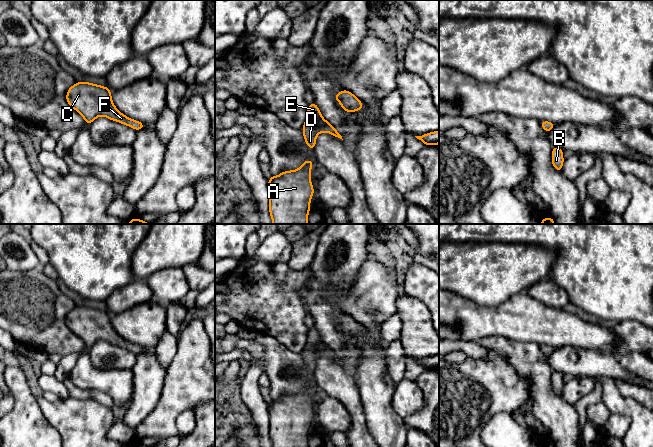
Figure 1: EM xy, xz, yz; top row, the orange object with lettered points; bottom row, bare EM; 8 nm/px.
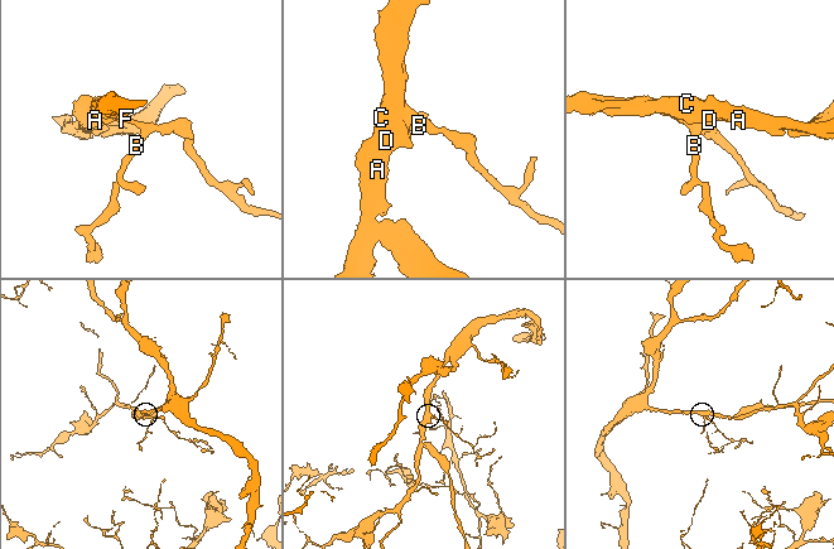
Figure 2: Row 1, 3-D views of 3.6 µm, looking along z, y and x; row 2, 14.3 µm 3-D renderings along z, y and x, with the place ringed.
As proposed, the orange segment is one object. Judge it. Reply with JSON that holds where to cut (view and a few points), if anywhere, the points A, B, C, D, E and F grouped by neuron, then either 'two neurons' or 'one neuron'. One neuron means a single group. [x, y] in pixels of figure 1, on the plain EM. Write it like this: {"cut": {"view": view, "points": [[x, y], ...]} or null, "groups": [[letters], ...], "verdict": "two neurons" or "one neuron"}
{"cut": null, "groups": [["A", "B", "C", "D", "E", "F"]], "verdict": "one neuron"}

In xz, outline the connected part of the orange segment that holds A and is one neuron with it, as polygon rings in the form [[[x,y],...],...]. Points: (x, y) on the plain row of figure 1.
[[[304,384],[298,393],[270,401],[269,437],[272,447],[308,447],[310,425],[314,419],[312,391],[312,384]]]

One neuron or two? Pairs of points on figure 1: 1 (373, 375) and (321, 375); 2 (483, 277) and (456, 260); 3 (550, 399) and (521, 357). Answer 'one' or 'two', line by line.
1: two
2: one
3: one

